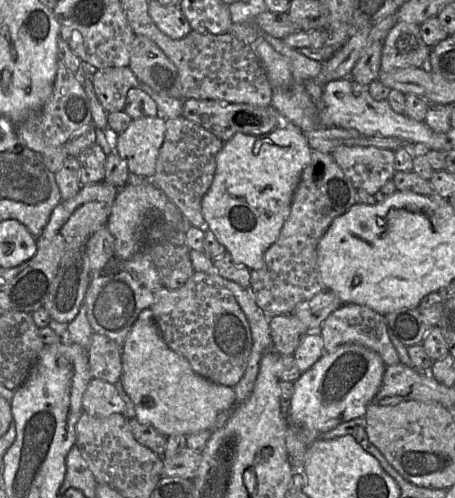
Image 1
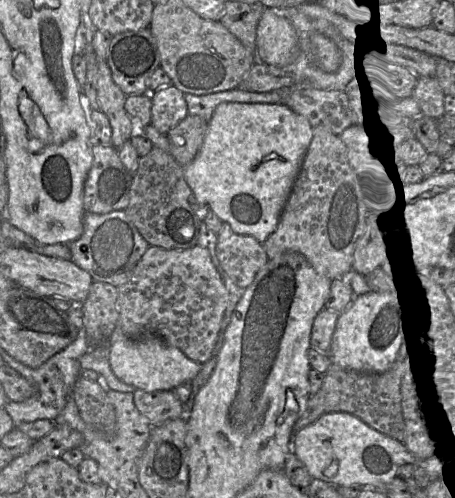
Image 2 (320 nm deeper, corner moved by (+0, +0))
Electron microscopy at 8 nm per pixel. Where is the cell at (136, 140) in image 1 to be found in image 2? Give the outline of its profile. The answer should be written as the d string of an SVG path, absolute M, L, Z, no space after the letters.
M174 85L161 87L151 96L151 125L161 134L167 134L189 115L185 94Z

